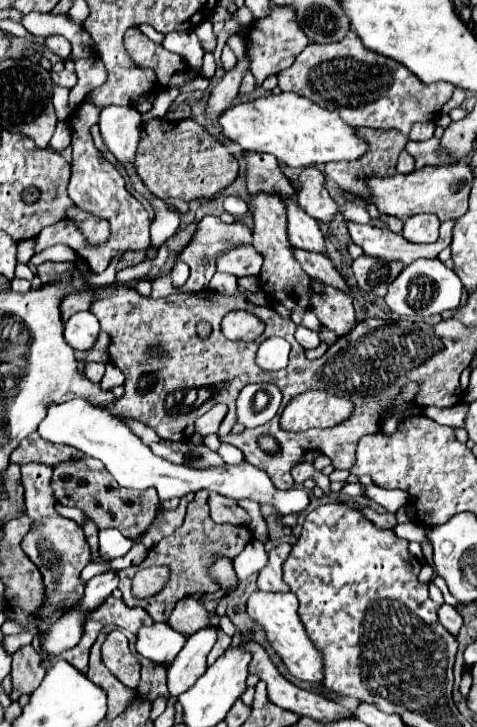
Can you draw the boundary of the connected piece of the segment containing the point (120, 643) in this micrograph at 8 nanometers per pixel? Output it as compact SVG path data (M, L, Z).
M111 631L103 643L103 663L127 687L137 687L139 661L129 649L129 641L121 631Z

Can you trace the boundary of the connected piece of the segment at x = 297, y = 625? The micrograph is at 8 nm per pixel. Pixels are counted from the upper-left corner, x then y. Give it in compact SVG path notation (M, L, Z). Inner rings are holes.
M255 591L249 595L245 611L257 625L263 627L271 649L281 657L281 661L285 663L289 673L297 679L317 683L323 679L323 659L321 659L321 653L313 647L311 639L305 633L305 627L297 615L297 605L299 605L299 601L293 593Z

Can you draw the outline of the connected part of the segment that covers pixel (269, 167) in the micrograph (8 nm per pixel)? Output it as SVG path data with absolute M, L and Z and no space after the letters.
M245 153L245 179L249 193L279 193L279 195L293 195L293 187L287 177L281 173L279 163L273 155L267 153Z

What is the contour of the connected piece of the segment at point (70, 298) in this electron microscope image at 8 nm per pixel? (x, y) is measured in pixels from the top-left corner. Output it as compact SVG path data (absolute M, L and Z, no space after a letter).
M71 293L61 301L61 321L65 323L73 313L89 309L91 295L89 293Z

